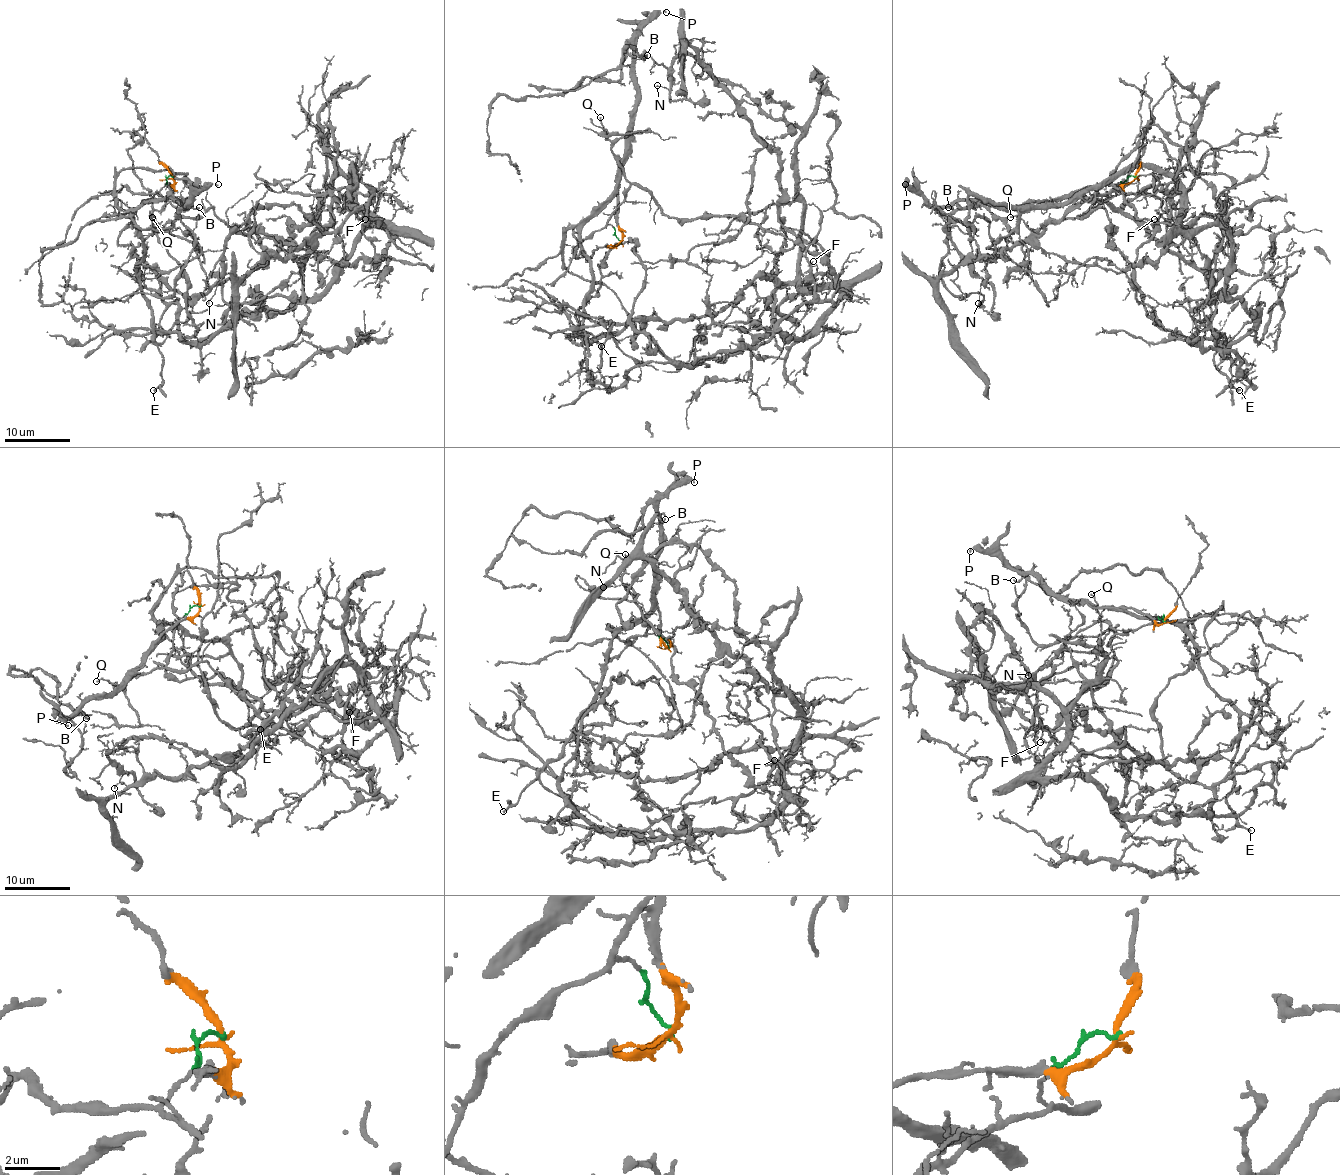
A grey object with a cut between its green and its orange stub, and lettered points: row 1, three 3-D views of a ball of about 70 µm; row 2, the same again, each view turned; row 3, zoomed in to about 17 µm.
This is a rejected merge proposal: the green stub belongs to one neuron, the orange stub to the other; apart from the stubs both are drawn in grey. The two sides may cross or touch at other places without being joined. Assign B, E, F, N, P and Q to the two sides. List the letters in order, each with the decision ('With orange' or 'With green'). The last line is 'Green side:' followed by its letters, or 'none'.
B: With orange
E: With orange
F: With green
N: With green
P: With orange
Q: With green
Green side: F, N, Q

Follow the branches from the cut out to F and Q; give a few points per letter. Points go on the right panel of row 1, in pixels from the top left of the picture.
F: (1135, 177), (1078, 216), (1103, 208), (1109, 242), (1132, 265), (1184, 239), (1181, 196), (1164, 196), (1155, 219)
Q: (1135, 177), (1130, 175), (1117, 188), (1119, 193), (1078, 216), (1050, 221), (1037, 229), (1015, 216), (1010, 217)

